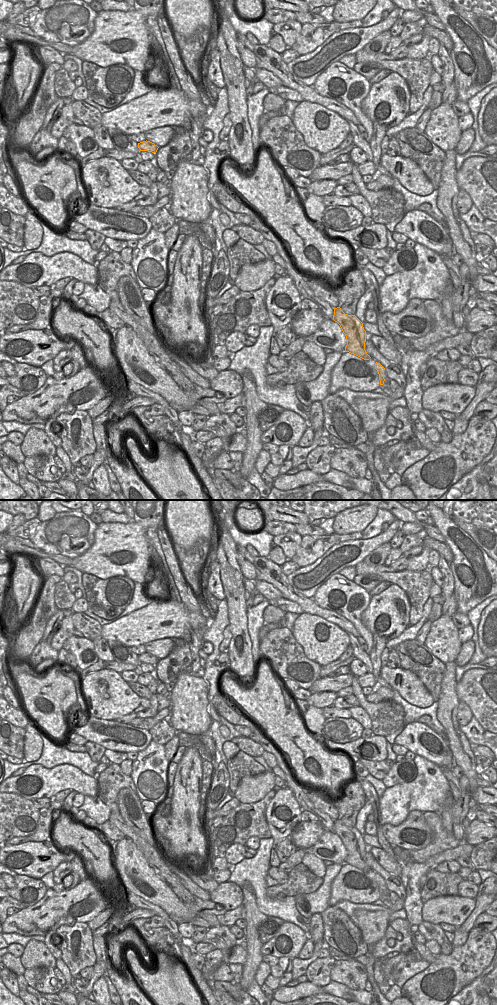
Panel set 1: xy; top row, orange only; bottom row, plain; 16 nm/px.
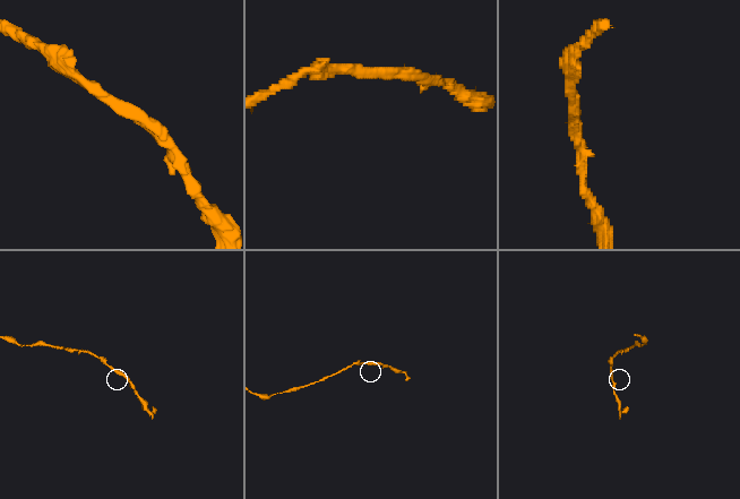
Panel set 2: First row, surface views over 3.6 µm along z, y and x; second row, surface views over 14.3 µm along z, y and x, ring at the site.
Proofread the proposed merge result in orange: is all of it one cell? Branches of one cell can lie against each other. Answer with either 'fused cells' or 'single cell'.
fused cells

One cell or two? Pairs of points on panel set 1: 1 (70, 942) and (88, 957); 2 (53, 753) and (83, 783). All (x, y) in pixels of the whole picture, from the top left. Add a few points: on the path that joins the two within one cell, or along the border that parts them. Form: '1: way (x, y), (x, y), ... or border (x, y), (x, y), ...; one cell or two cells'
1: way (74, 948), (74, 954), (82, 956); one cell
2: border (39, 763), (47, 768), (72, 764), (84, 773); two cells

